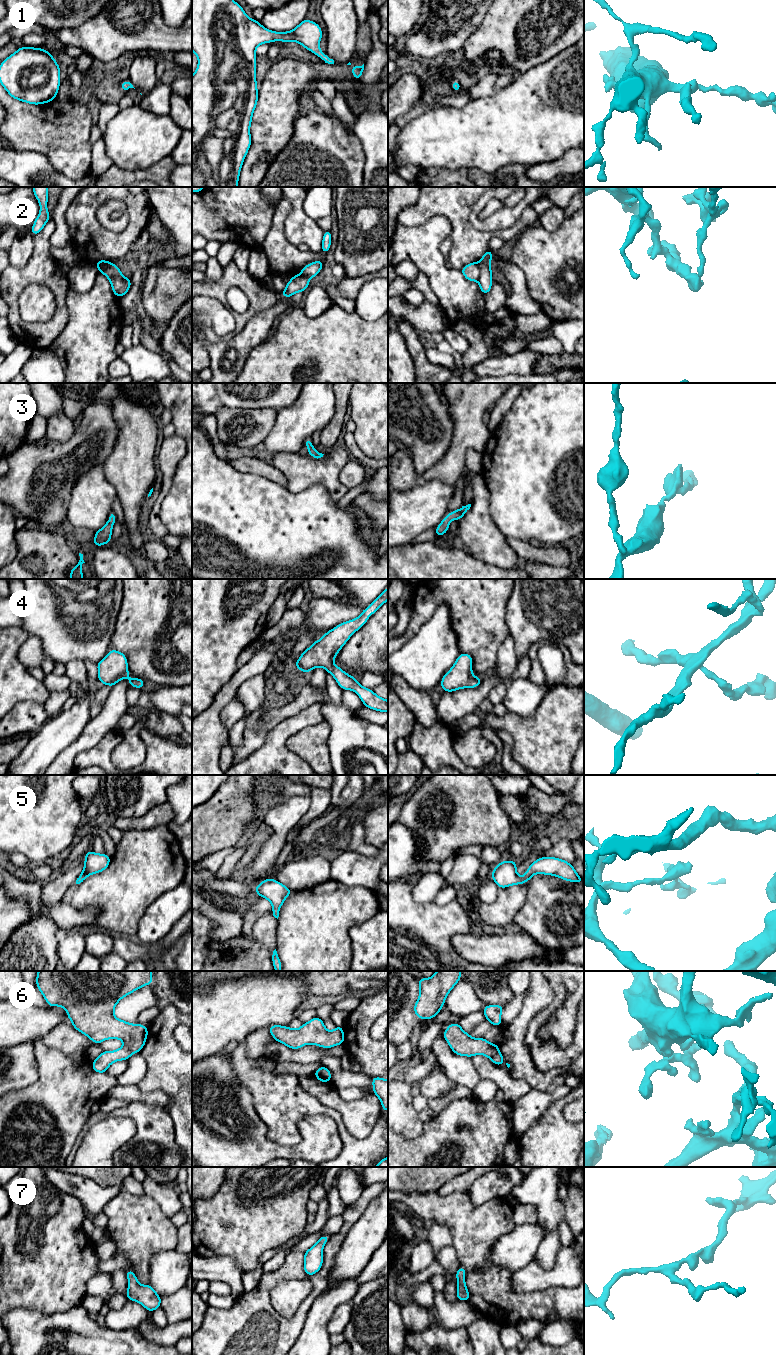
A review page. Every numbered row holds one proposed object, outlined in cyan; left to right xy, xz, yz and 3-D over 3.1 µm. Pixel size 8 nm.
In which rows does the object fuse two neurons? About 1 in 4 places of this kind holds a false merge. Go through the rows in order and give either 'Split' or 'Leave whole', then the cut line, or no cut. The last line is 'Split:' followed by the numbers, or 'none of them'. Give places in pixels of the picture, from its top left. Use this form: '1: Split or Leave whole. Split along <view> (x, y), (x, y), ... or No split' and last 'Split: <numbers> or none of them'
1: Leave whole. No split
2: Split. Split along yz (478, 263), (479, 277), (476, 280)
3: Leave whole. No split
4: Leave whole. No split
5: Leave whole. No split
6: Leave whole. No split
7: Leave whole. No split
Split: 2

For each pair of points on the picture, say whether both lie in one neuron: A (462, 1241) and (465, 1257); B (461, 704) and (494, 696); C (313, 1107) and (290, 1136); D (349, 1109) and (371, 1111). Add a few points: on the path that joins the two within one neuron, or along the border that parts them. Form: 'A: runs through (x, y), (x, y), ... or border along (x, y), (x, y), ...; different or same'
A: runs through (465, 1245), (465, 1253); same
B: border along (506, 682), (496, 685), (487, 697); different
C: runs through (304, 1108), (290, 1122), (290, 1127); same
D: runs through (354, 1111), (366, 1111); same

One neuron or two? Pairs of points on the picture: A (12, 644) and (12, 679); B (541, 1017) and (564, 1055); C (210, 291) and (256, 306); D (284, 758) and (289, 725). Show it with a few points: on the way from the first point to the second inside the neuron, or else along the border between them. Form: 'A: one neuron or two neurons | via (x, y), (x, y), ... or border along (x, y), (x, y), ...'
A: one neuron | via (11, 653), (11, 670)
B: one neuron | via (533, 1031), (533, 1042), (546, 1055), (550, 1055)
C: one neuron | via (224, 283), (241, 282), (251, 292)
D: one neuron | via (281, 750), (281, 733)

